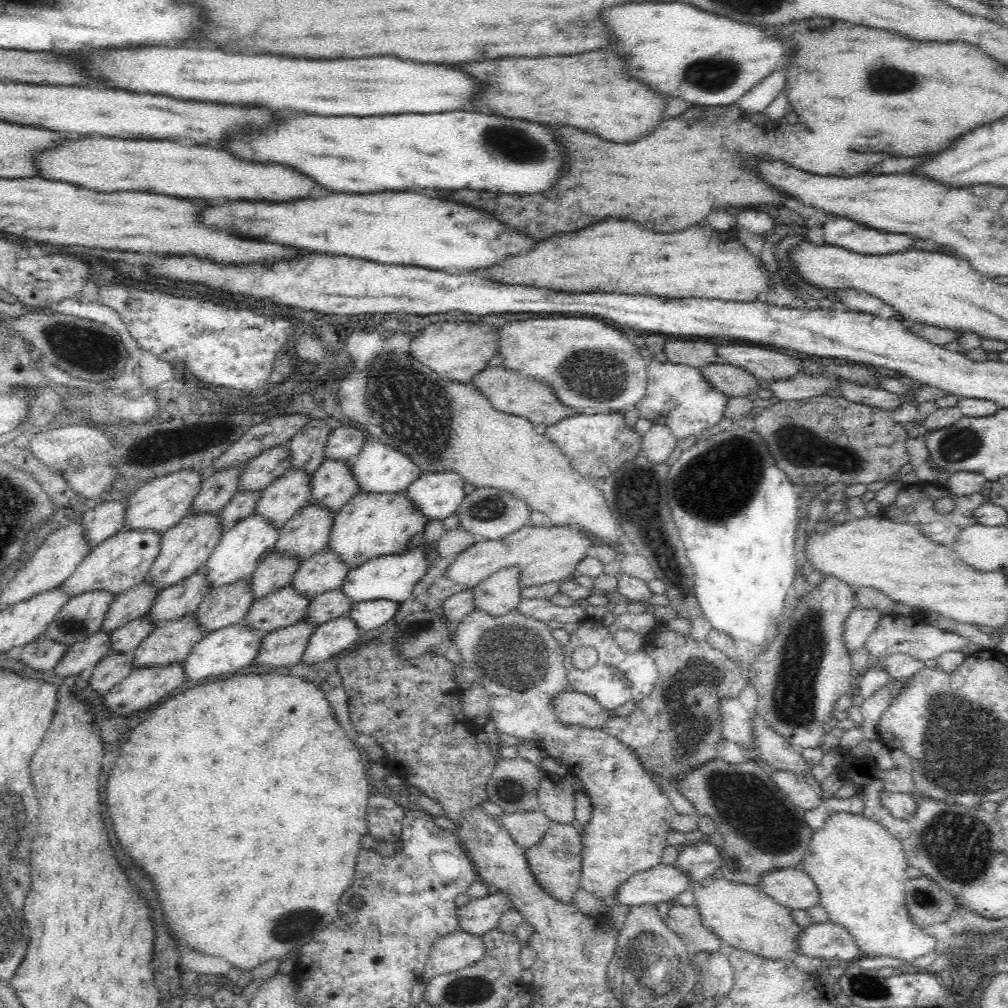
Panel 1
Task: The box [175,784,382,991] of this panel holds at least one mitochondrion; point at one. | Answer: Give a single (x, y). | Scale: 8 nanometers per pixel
(291, 925)

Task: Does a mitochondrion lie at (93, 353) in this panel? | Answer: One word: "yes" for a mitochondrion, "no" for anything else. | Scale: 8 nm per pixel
yes

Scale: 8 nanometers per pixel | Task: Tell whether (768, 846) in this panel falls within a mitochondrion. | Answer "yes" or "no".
yes

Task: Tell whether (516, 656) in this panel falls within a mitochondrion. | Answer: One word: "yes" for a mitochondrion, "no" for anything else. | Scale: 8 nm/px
yes

